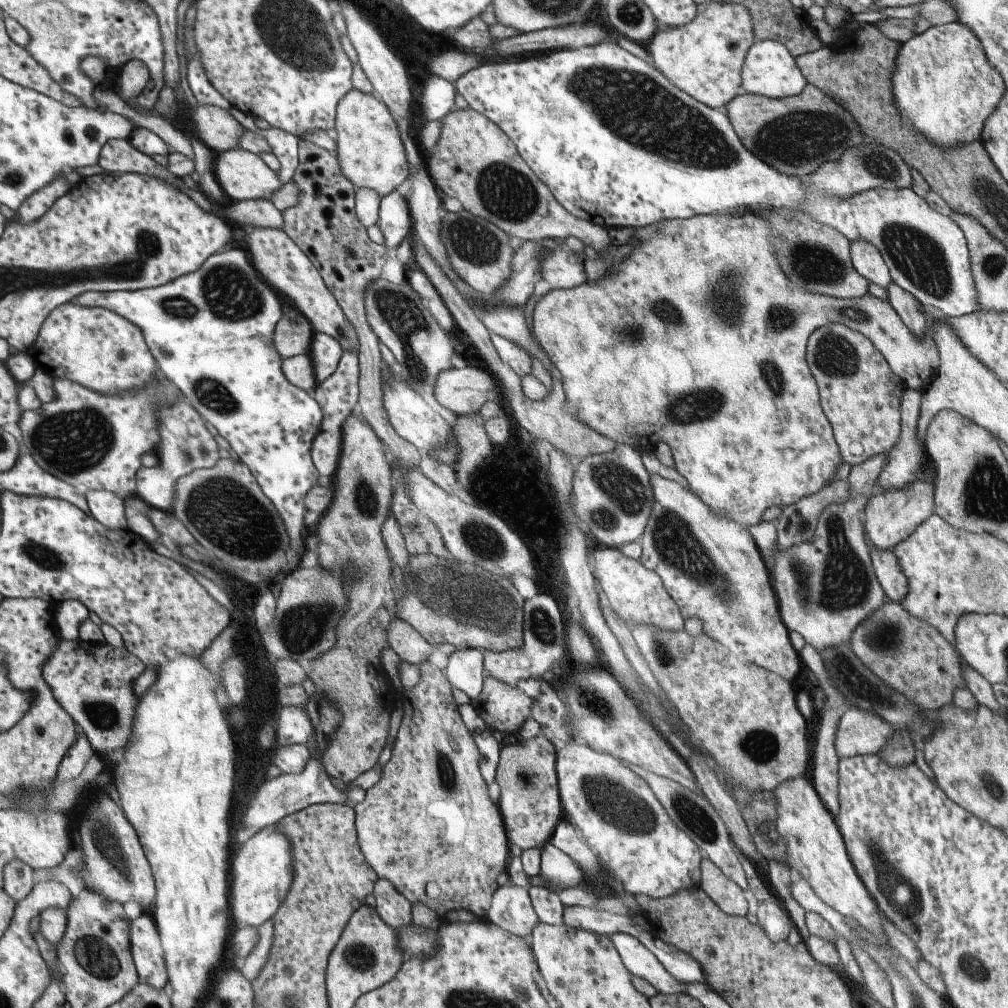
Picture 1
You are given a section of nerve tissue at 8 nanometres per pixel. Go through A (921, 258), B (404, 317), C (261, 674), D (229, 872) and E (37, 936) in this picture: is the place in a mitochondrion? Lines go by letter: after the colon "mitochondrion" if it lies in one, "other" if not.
A: mitochondrion
B: mitochondrion
C: mitochondrion
D: other
E: other

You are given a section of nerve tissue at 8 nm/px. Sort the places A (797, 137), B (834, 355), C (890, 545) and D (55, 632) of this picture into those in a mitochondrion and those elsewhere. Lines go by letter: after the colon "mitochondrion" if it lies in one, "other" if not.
A: mitochondrion
B: mitochondrion
C: other
D: other

